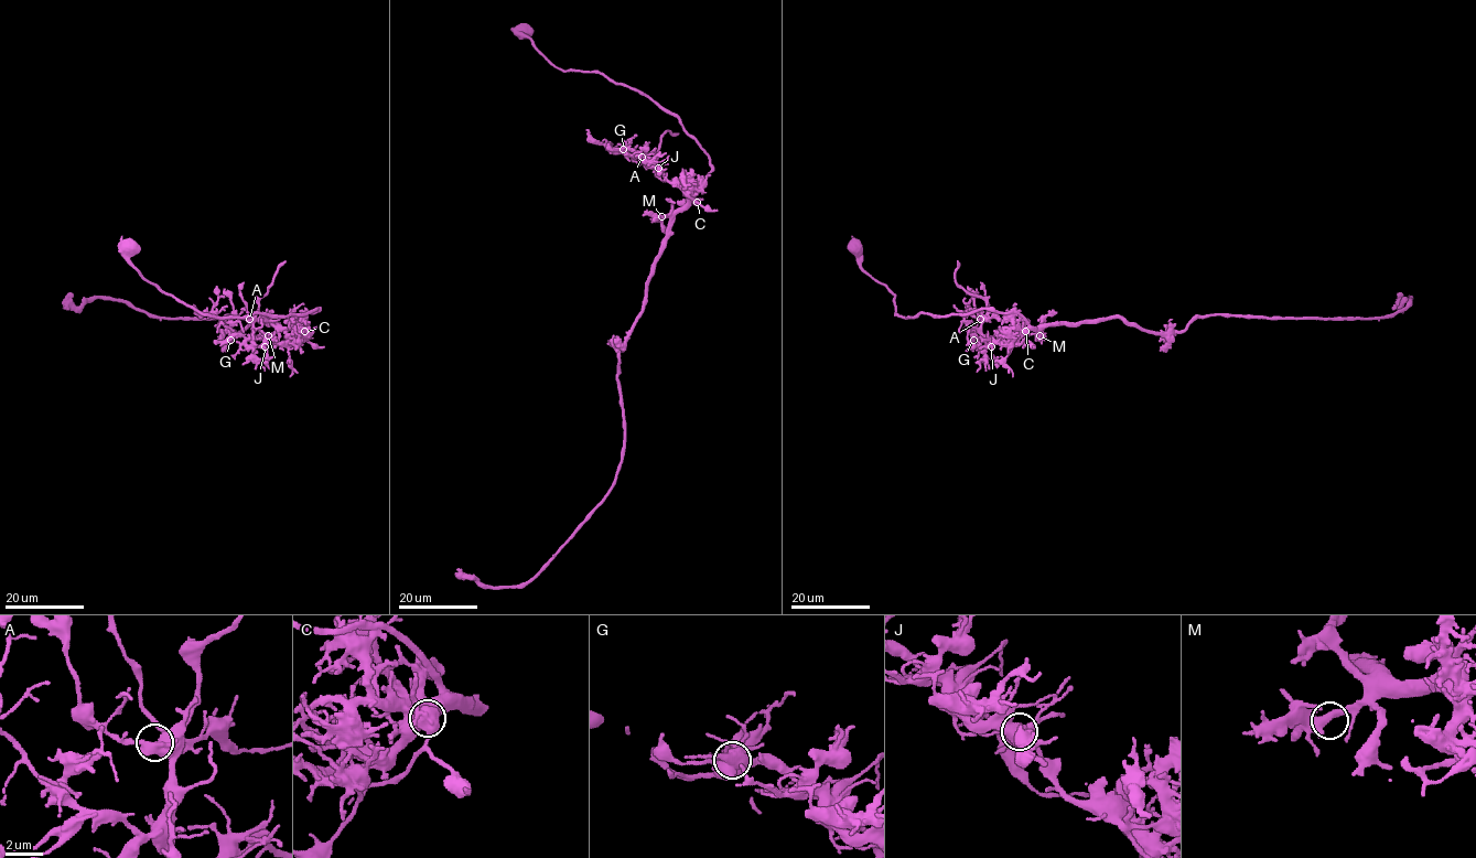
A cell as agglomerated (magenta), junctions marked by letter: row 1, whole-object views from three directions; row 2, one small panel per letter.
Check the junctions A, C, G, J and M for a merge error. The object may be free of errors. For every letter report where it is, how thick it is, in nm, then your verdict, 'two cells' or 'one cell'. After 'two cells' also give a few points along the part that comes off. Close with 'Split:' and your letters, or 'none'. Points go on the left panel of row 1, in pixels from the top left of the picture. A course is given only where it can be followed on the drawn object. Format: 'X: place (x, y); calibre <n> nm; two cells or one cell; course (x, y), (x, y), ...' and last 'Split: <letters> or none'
A: place (249, 319); calibre 480 nm; one cell
C: place (304, 331); calibre 440 nm; two cells; course (304, 332), (302, 338), (290, 345), (273, 340), (261, 345), (254, 343), (254, 320), (258, 302), (284, 261)
G: place (230, 340); calibre 480 nm; one cell
J: place (265, 346); calibre 480 nm; one cell
M: place (268, 335); calibre 360 nm; one cell
Split: C

